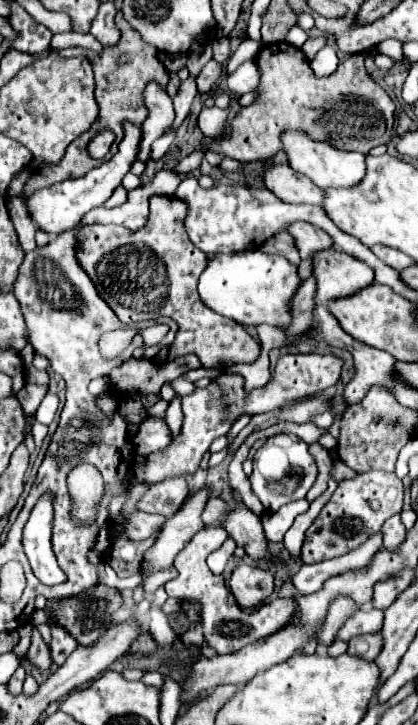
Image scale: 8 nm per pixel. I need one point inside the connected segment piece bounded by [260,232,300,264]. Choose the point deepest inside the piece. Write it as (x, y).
(283, 244)

